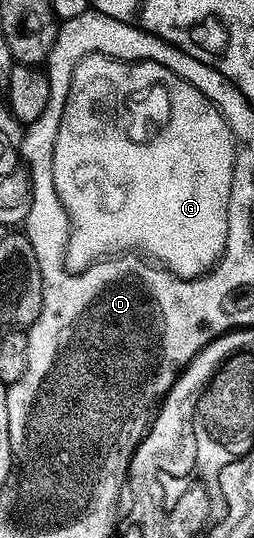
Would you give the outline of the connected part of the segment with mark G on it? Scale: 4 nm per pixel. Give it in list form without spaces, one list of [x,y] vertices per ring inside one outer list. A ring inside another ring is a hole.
[[[108,58],[93,59],[86,61],[81,65],[83,71],[94,70],[94,78],[84,75],[83,71],[77,70],[72,74],[70,80],[70,88],[66,96],[66,104],[62,112],[62,120],[58,128],[58,140],[54,144],[54,168],[53,180],[54,188],[58,192],[58,196],[62,200],[62,204],[68,209],[69,224],[73,231],[78,230],[100,230],[100,242],[96,242],[92,246],[92,250],[96,256],[112,256],[117,252],[123,251],[125,248],[136,248],[132,246],[157,246],[160,249],[159,261],[163,263],[167,269],[171,270],[177,278],[198,278],[201,274],[210,270],[213,264],[219,262],[220,255],[224,252],[224,245],[226,244],[226,236],[228,235],[228,197],[230,197],[230,188],[232,187],[232,176],[234,172],[234,164],[236,163],[236,151],[238,143],[232,133],[232,129],[228,126],[228,119],[220,113],[220,110],[213,105],[212,101],[204,98],[202,94],[196,94],[196,90],[188,90],[188,86],[184,86],[184,82],[176,82],[176,78],[172,78],[172,74],[168,74],[168,70],[160,70],[160,66],[120,66],[120,62],[108,62]]]

